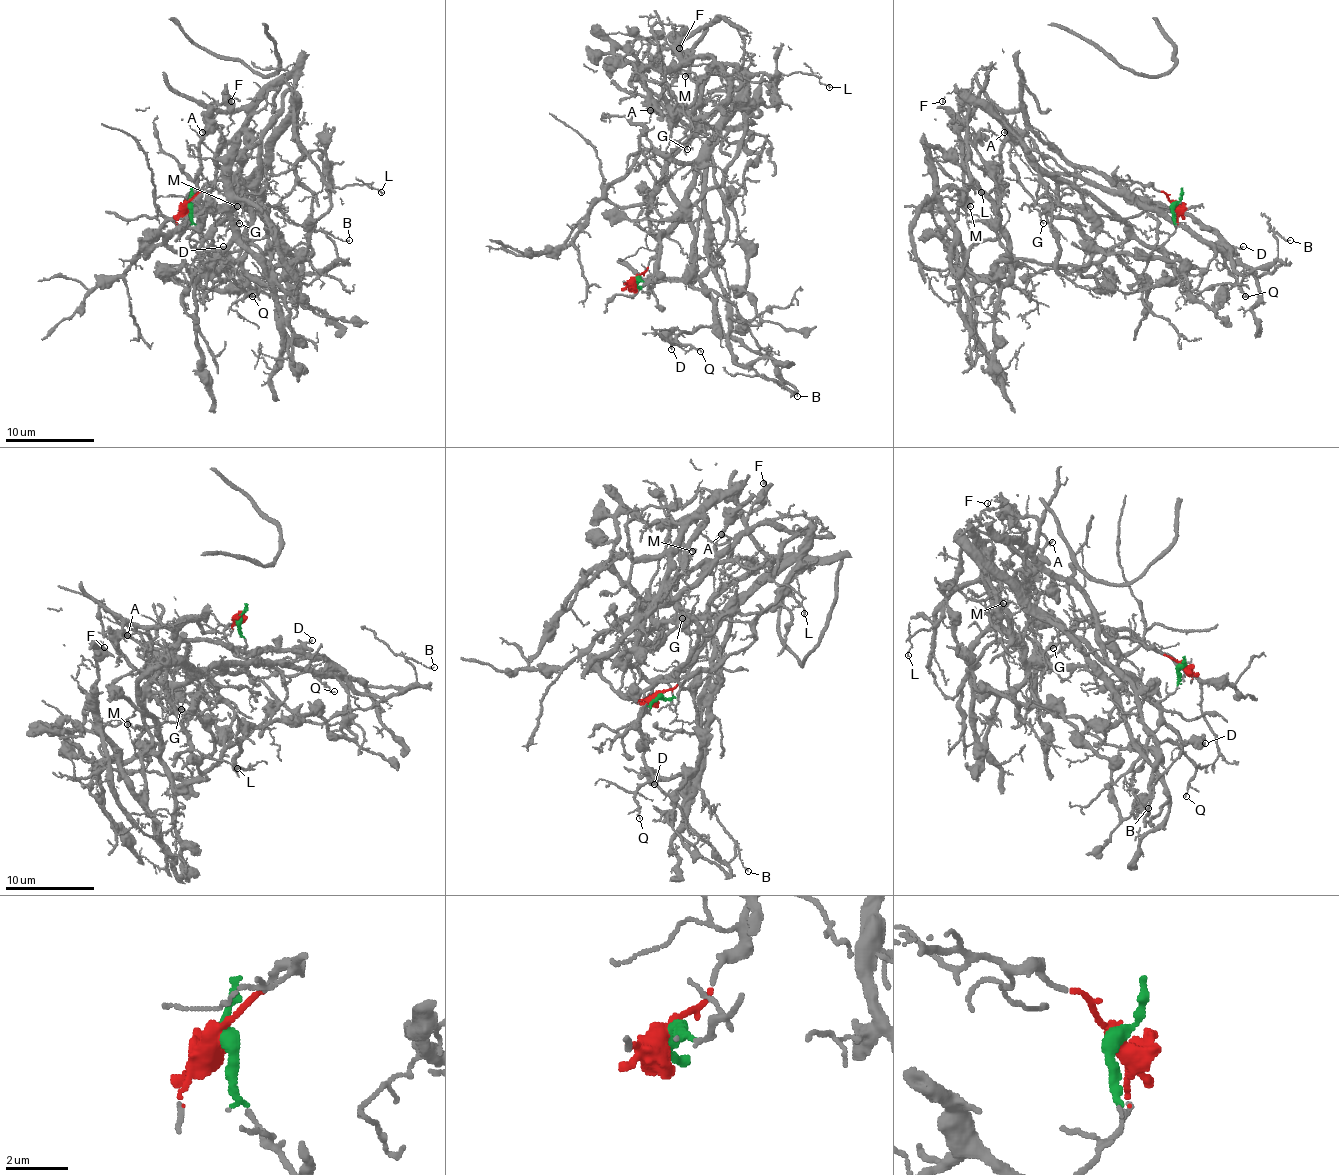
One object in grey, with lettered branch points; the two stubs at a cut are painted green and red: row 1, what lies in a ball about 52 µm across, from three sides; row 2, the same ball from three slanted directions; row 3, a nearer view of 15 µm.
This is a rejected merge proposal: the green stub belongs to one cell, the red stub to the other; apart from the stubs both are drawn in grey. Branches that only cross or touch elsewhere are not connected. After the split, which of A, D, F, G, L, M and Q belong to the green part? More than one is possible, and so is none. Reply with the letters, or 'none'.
G, L

